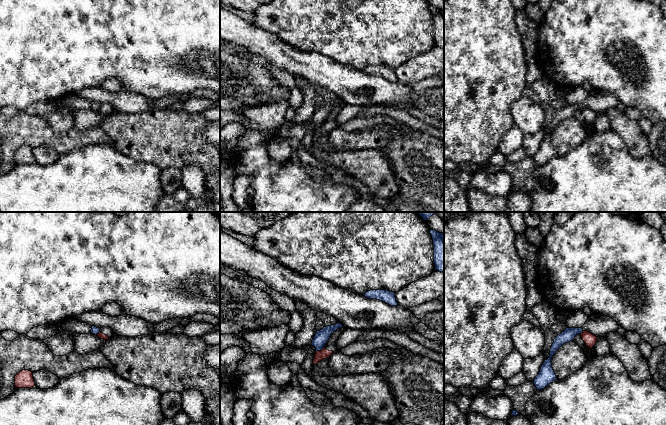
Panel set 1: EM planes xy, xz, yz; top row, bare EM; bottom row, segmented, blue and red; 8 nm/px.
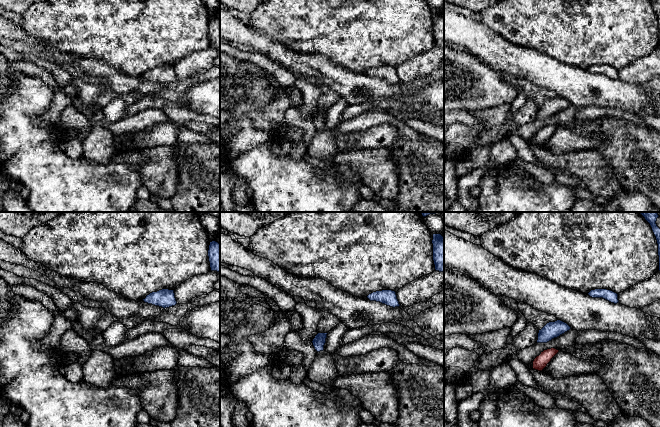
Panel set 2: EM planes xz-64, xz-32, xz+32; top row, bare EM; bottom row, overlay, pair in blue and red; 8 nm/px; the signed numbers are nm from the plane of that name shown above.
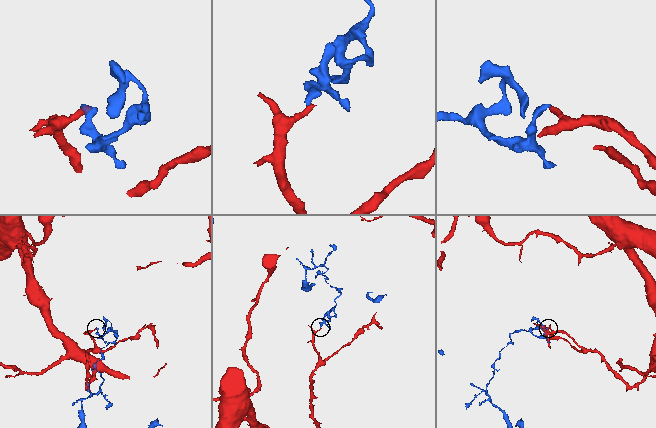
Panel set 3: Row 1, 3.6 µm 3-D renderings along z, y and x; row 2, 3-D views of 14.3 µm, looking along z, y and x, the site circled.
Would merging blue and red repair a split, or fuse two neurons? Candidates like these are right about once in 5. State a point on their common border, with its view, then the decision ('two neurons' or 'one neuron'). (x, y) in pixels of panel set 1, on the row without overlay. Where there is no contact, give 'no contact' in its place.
xz (320, 126) | two neurons

